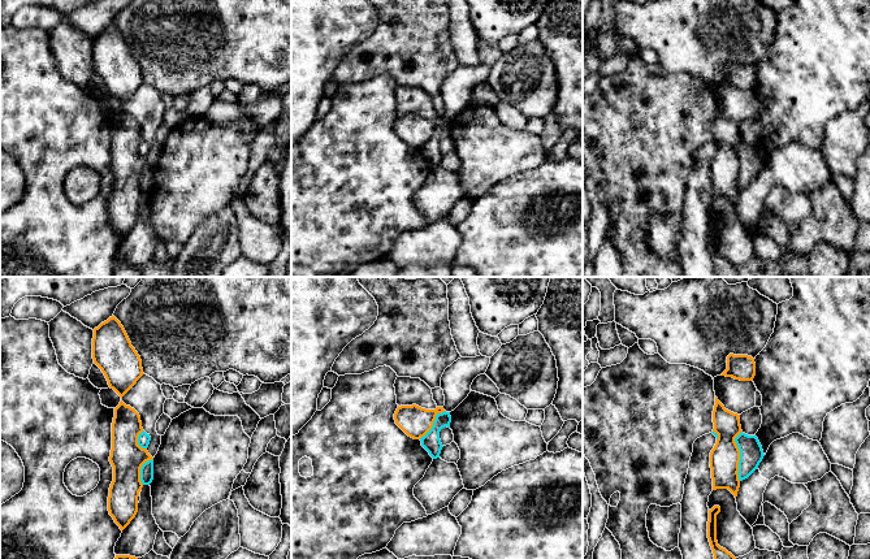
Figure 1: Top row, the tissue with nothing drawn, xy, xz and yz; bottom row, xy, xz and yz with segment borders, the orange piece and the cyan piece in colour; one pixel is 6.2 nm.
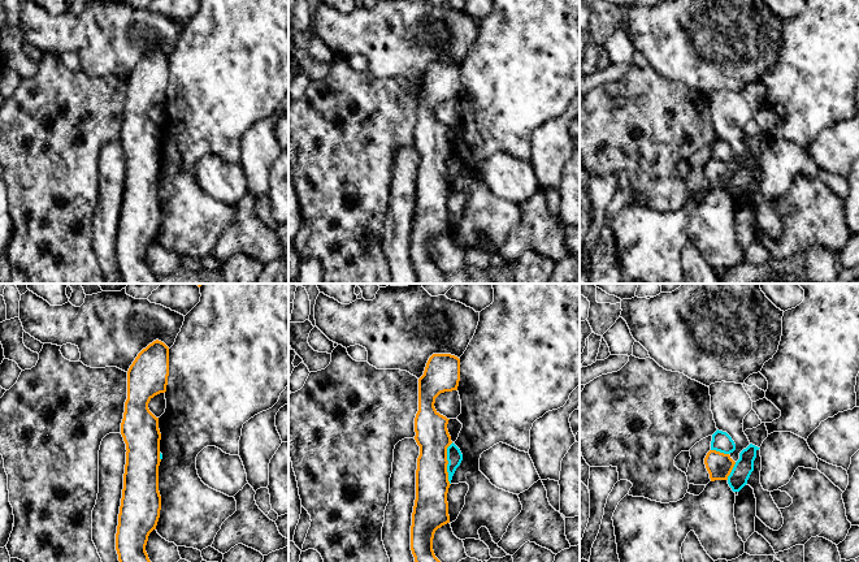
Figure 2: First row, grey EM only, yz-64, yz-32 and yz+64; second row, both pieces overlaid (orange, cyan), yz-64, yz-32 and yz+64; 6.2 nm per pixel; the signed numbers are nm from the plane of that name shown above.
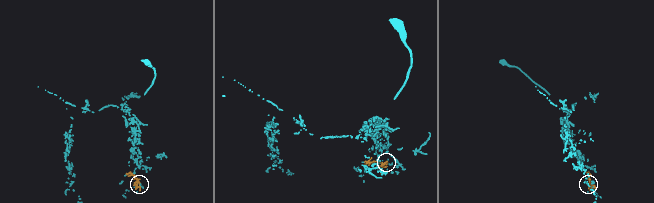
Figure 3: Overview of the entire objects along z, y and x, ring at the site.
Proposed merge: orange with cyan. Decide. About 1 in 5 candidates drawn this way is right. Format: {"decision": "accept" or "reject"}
{"decision": "reject"}

